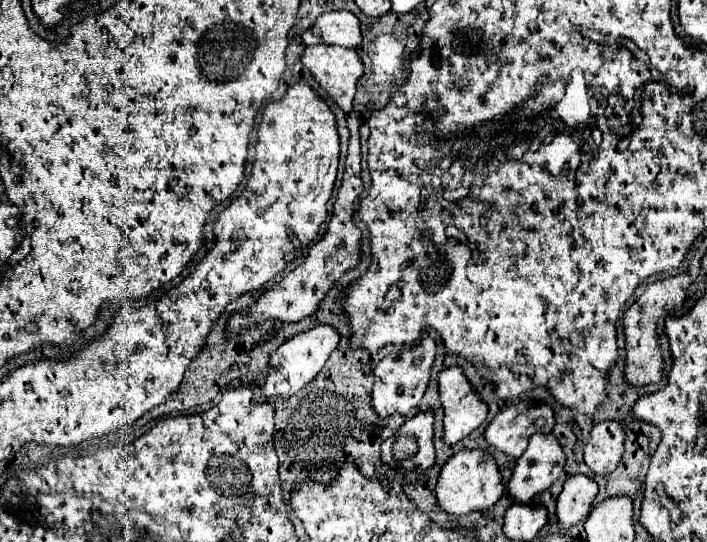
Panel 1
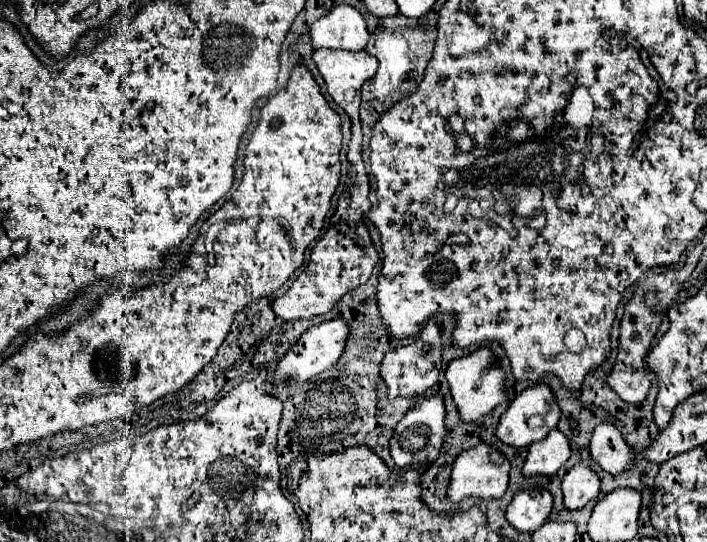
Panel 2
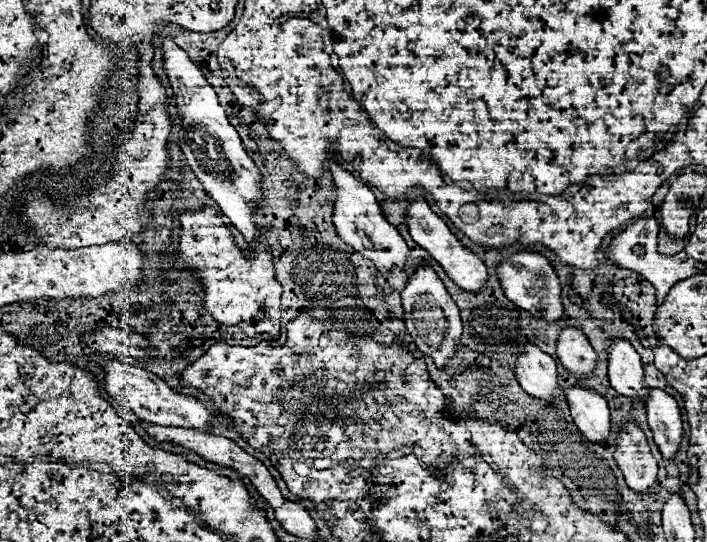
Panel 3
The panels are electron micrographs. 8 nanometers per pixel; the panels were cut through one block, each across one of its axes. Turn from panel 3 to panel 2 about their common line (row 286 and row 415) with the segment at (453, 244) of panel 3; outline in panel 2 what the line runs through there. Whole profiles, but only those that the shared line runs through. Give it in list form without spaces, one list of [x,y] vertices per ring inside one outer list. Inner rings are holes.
[[[478,348],[476,352],[472,352],[468,356],[452,360],[446,368],[446,378],[450,384],[452,398],[460,412],[460,420],[464,420],[464,422],[476,422],[484,414],[494,410],[498,404],[508,400],[504,370],[492,360],[492,352],[488,348]]]

